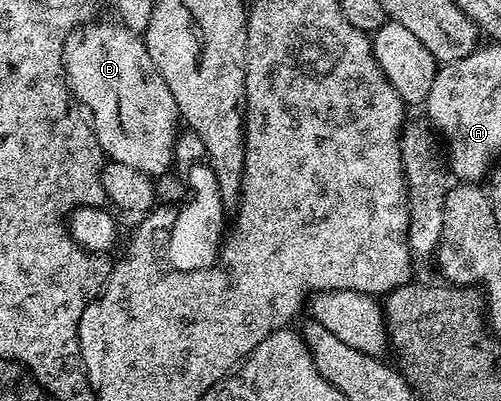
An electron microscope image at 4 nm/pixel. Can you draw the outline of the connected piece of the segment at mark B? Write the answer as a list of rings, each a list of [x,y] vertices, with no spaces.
[[[120,22],[97,23],[84,25],[65,42],[63,63],[69,91],[76,99],[78,96],[85,103],[86,110],[93,115],[93,132],[99,146],[112,163],[131,166],[150,178],[162,176],[175,164],[174,144],[179,135],[175,98],[171,98],[171,90],[167,82],[163,82],[163,74],[159,74],[155,62],[151,62],[151,54],[147,54],[145,41],[138,33],[127,30]]]

